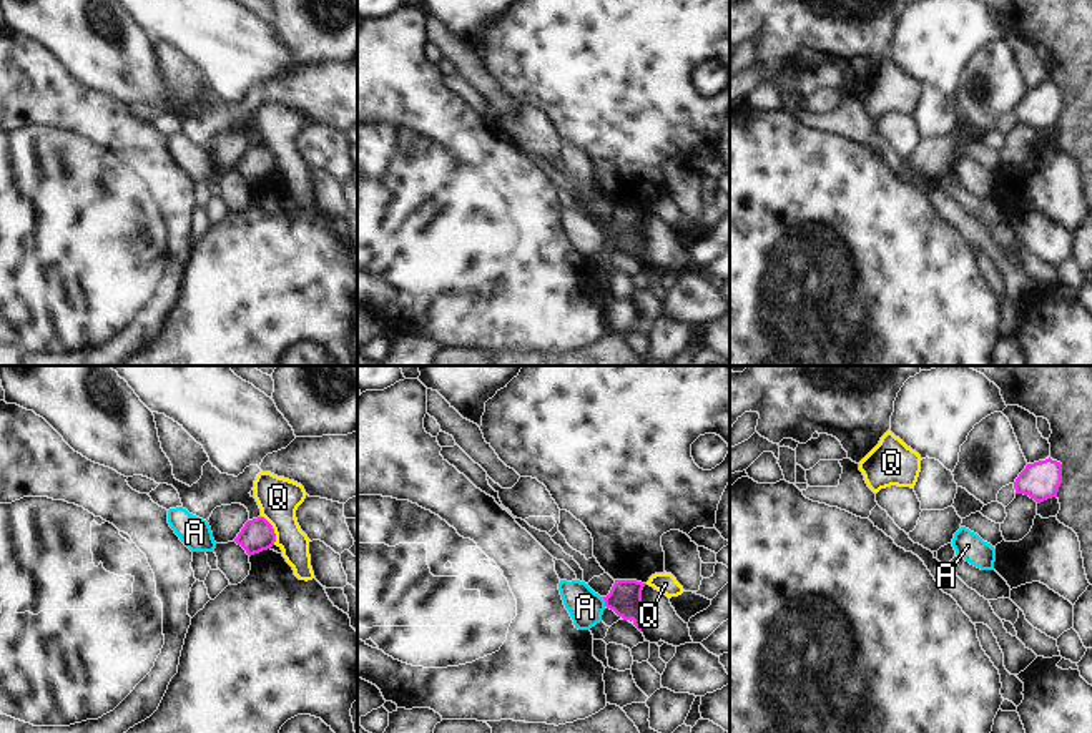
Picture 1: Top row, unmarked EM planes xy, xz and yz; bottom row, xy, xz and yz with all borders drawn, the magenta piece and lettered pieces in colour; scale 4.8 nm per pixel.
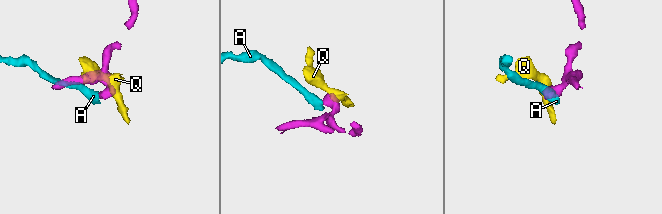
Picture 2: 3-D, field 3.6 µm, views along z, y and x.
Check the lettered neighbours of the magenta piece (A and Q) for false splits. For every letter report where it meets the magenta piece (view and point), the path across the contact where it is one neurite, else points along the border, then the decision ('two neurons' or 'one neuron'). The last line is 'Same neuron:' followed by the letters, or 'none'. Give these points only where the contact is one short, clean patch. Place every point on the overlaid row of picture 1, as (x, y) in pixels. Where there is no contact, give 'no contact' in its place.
A: contact xz (605, 602); one neuron
Q: contact xy (273, 531); border xy (261, 516), (273, 529), (275, 544); two neurons
Same neuron: A

